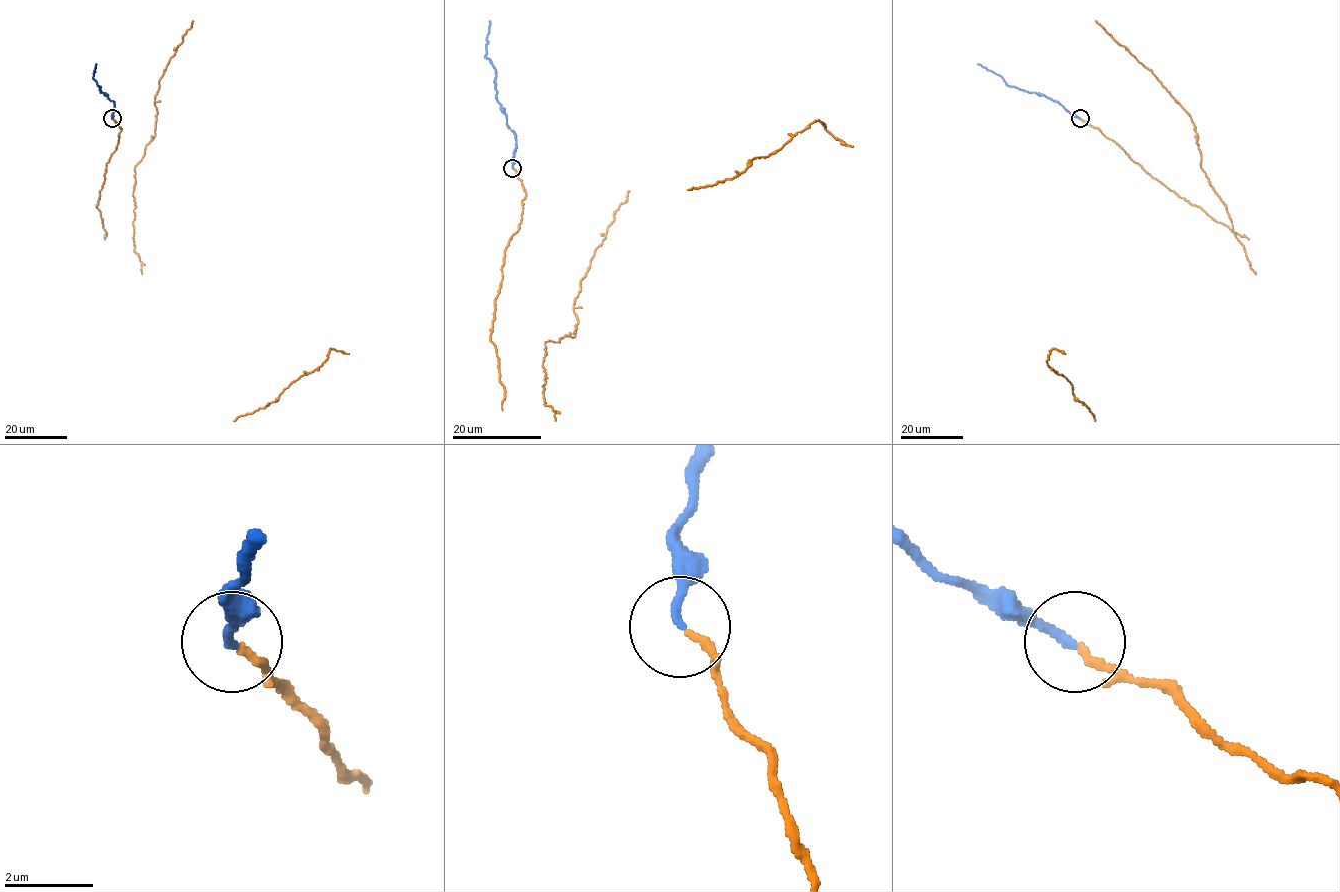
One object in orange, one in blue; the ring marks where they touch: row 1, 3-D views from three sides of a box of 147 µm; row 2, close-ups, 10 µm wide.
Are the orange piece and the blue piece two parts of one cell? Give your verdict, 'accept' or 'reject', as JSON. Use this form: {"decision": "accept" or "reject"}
{"decision": "accept"}

